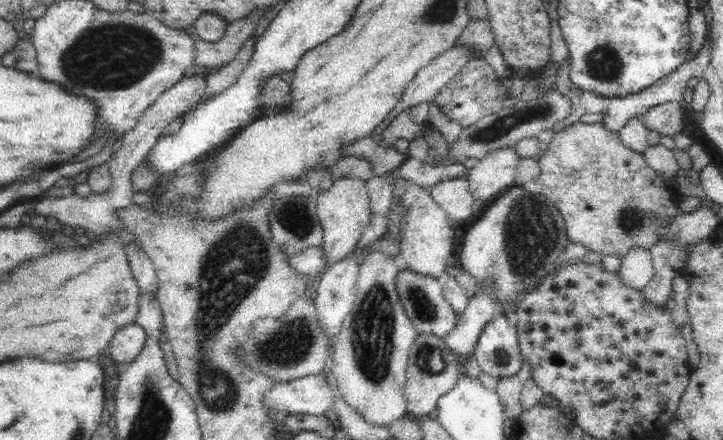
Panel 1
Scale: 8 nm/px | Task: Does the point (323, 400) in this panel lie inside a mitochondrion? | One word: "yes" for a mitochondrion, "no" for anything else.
no

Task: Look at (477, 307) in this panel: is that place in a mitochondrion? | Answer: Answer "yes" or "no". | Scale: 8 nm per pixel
no

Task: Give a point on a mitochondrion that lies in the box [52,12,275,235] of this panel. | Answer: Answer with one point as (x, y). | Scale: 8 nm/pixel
(115, 55)

